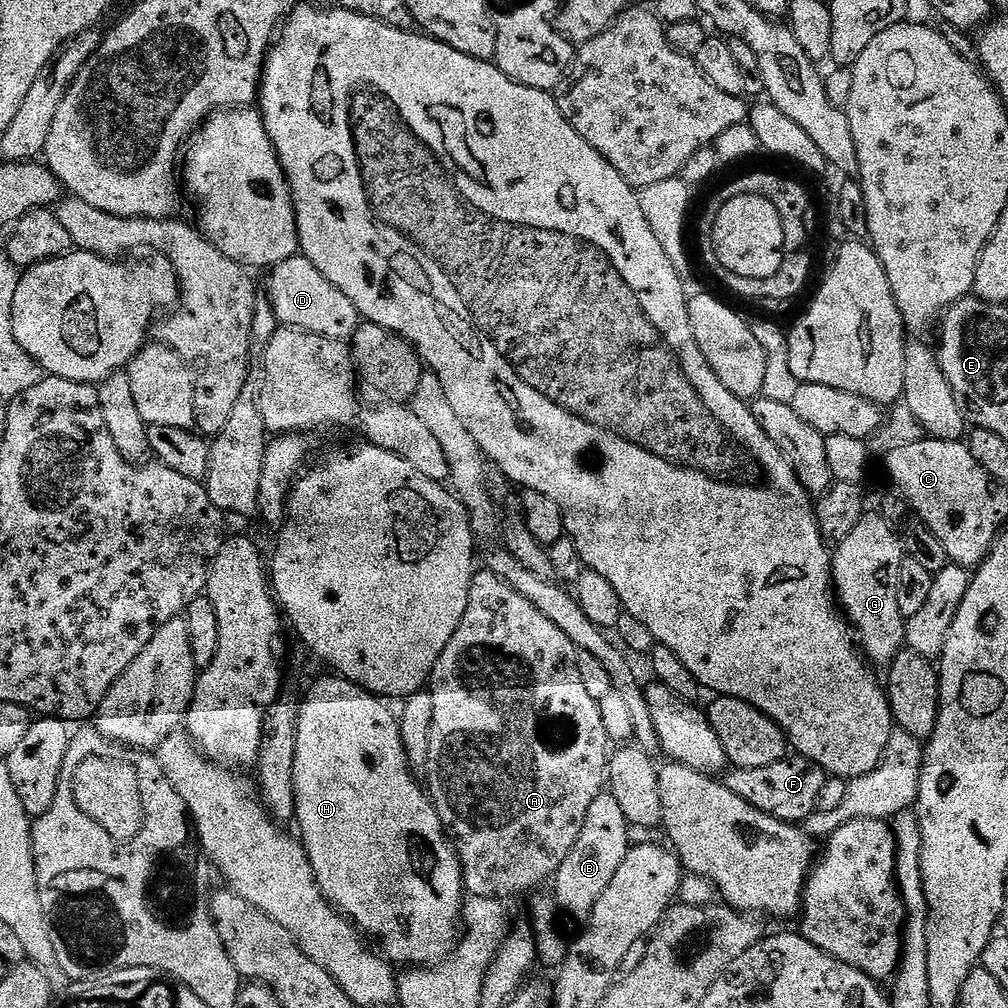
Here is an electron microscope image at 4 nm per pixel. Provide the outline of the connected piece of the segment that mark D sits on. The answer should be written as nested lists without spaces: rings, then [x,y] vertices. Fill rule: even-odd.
[[[297,254],[286,258],[286,262],[271,269],[266,297],[273,304],[274,314],[285,328],[298,328],[331,340],[351,341],[362,323],[360,311],[314,266],[304,255]]]

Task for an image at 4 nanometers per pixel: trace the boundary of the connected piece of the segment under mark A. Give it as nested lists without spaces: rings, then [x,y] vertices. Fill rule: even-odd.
[[[480,570],[473,575],[466,614],[462,614],[462,622],[458,622],[458,630],[454,630],[450,642],[446,642],[446,650],[442,650],[438,662],[432,667],[430,691],[434,698],[434,726],[430,726],[430,762],[426,773],[426,779],[428,779],[428,784],[426,780],[426,791],[432,797],[432,804],[436,807],[436,813],[445,832],[448,834],[448,839],[456,847],[456,853],[460,859],[460,869],[464,871],[464,886],[468,896],[477,895],[483,898],[508,902],[511,896],[524,896],[527,892],[534,891],[539,884],[544,884],[547,880],[549,883],[562,866],[562,862],[566,862],[566,854],[570,854],[570,850],[574,850],[574,842],[578,842],[578,834],[582,834],[582,822],[586,822],[586,814],[594,803],[594,798],[598,798],[600,793],[605,791],[610,759],[610,741],[606,734],[606,729],[602,727],[602,714],[600,713],[599,703],[594,698],[590,698],[590,694],[586,694],[584,683],[582,683],[582,674],[578,674],[576,669],[577,655],[578,649],[575,644],[570,642],[570,638],[566,638],[566,634],[562,634],[562,630],[558,630],[558,626],[554,626],[554,622],[550,622],[550,618],[546,618],[546,614],[538,614],[536,607],[526,598],[522,598],[522,594],[518,594],[518,590],[514,590],[502,578],[495,576],[493,572]]]

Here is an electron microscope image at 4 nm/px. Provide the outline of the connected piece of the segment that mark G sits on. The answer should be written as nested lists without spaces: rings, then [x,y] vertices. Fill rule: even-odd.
[[[866,514],[858,522],[858,526],[854,526],[850,534],[846,534],[842,543],[835,545],[832,558],[832,586],[839,611],[858,633],[859,647],[873,665],[891,664],[906,644],[906,617],[902,610],[898,610],[898,570],[906,553],[901,537],[896,537],[896,532],[897,529],[888,524],[880,514]]]

